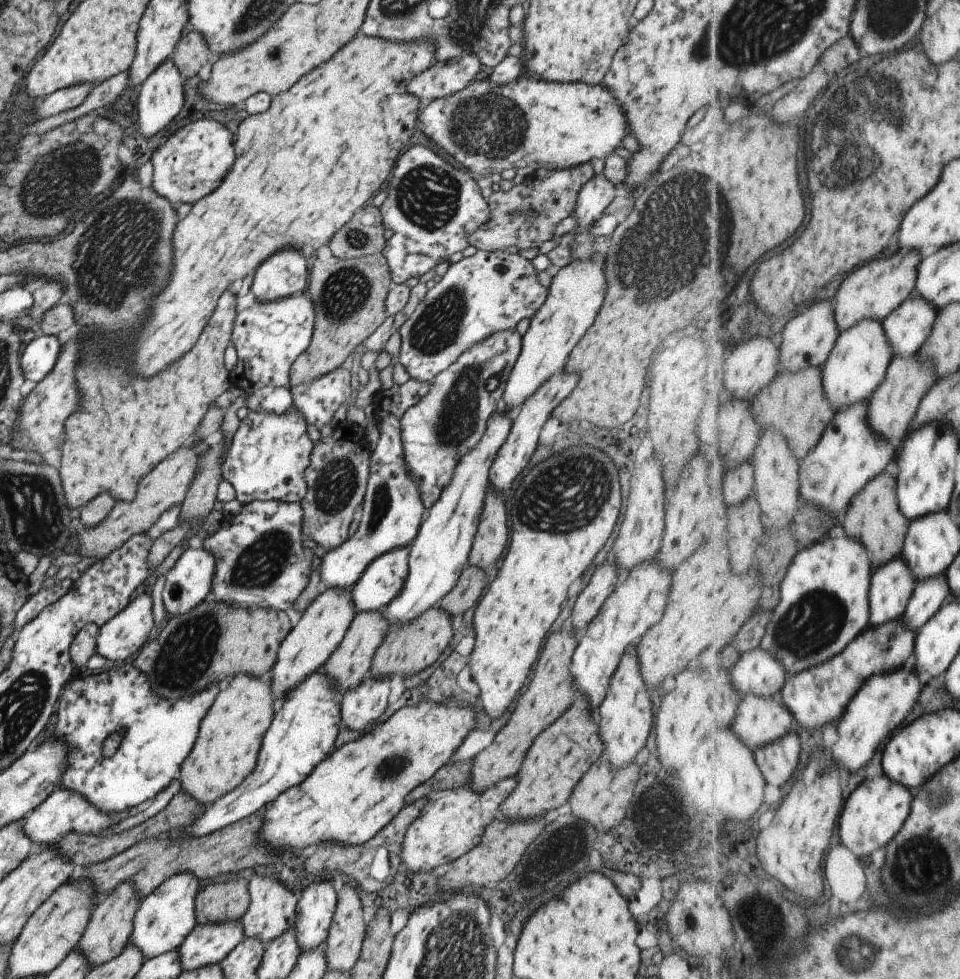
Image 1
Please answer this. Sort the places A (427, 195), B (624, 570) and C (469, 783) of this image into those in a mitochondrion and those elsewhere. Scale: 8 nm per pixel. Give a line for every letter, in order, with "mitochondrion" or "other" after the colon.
A: mitochondrion
B: other
C: other

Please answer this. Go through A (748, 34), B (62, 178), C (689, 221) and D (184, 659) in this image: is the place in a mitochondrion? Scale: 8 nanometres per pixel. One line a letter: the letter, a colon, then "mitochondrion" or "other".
A: mitochondrion
B: mitochondrion
C: mitochondrion
D: mitochondrion

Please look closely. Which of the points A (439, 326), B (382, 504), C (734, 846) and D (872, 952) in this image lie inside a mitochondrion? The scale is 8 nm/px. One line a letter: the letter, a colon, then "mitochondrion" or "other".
A: mitochondrion
B: mitochondrion
C: other
D: mitochondrion

